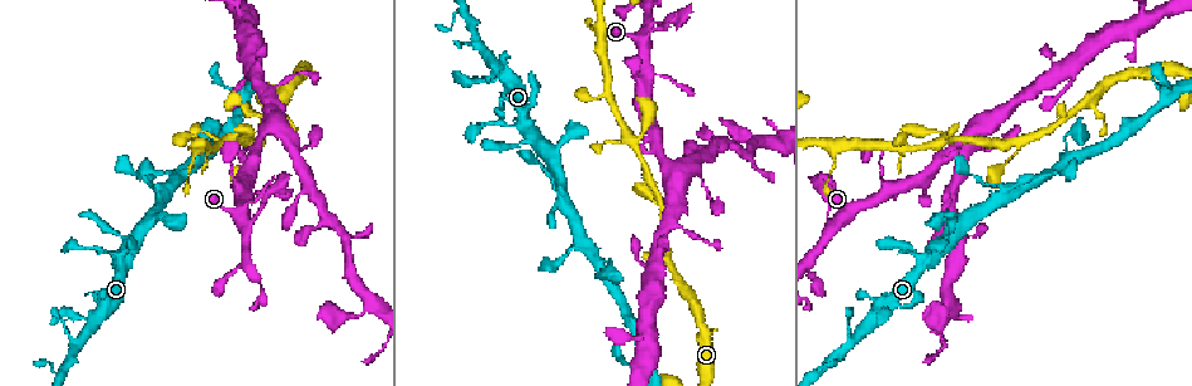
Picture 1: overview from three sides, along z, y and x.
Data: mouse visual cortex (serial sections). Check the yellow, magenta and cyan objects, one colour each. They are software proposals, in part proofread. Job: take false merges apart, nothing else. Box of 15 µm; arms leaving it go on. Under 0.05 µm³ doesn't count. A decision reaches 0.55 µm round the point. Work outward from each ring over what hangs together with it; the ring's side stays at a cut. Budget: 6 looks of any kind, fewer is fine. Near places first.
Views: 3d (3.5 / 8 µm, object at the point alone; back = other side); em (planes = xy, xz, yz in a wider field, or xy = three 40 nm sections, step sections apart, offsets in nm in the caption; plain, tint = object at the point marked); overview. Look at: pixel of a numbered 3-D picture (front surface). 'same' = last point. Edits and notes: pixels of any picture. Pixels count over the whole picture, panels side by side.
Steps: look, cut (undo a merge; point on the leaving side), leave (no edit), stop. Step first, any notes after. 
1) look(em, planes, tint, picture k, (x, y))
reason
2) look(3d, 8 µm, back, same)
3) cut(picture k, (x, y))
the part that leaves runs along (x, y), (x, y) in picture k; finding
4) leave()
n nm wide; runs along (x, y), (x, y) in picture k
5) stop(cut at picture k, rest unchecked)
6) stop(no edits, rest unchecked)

look(3d, 3.5 µm, picture 1, (828, 213))
sharp bend

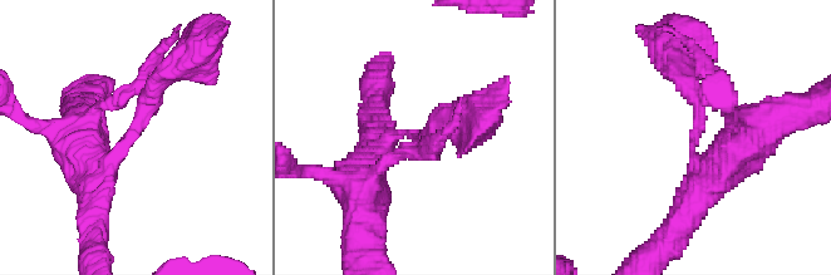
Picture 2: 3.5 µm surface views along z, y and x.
look(em, xy, step 2, tint, picture 2, (408, 137))
arms of 250, 450 nm; shape alone is not enough

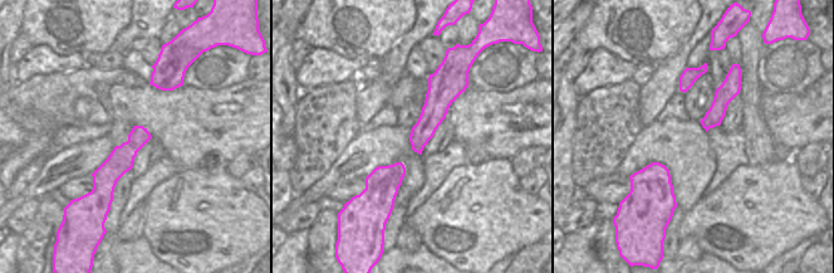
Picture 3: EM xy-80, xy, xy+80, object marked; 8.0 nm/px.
leave()
190 nm wide; runs along (75, 151), (111, 162), (168, 74) in picture 2; all the same cell

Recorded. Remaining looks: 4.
look(3d, 8 µm, picture 1, (1021, 140))
three-way junction

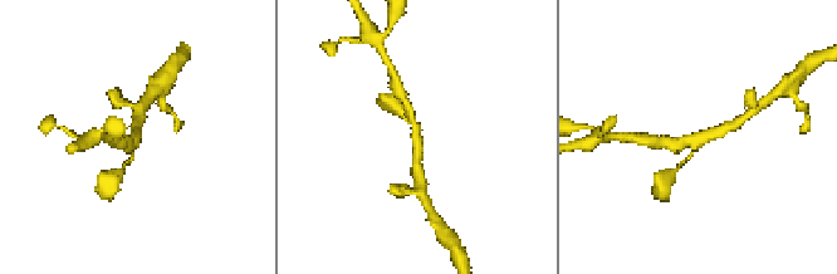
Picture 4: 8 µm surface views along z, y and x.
look(3d, 3.5 µm, back, picture 4, (418, 142))
zoom in

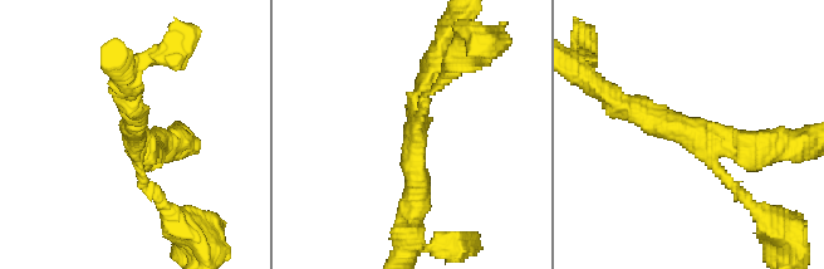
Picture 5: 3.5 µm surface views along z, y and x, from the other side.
look(em, xy, step 5, tint, picture 5, (415, 126))
3 arms; arms of 150, 300, 300 nm; shape alone is not enough

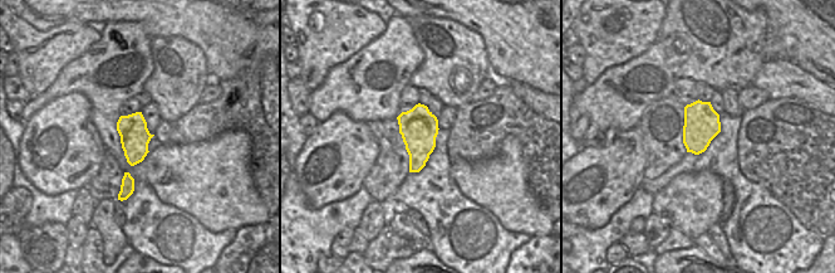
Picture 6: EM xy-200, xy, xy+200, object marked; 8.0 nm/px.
leave()
runs along (628, 107), (692, 137), (773, 146) in picture 5; continuous, no second cell

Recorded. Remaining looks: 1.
stop(no edits, rest unchecked)

